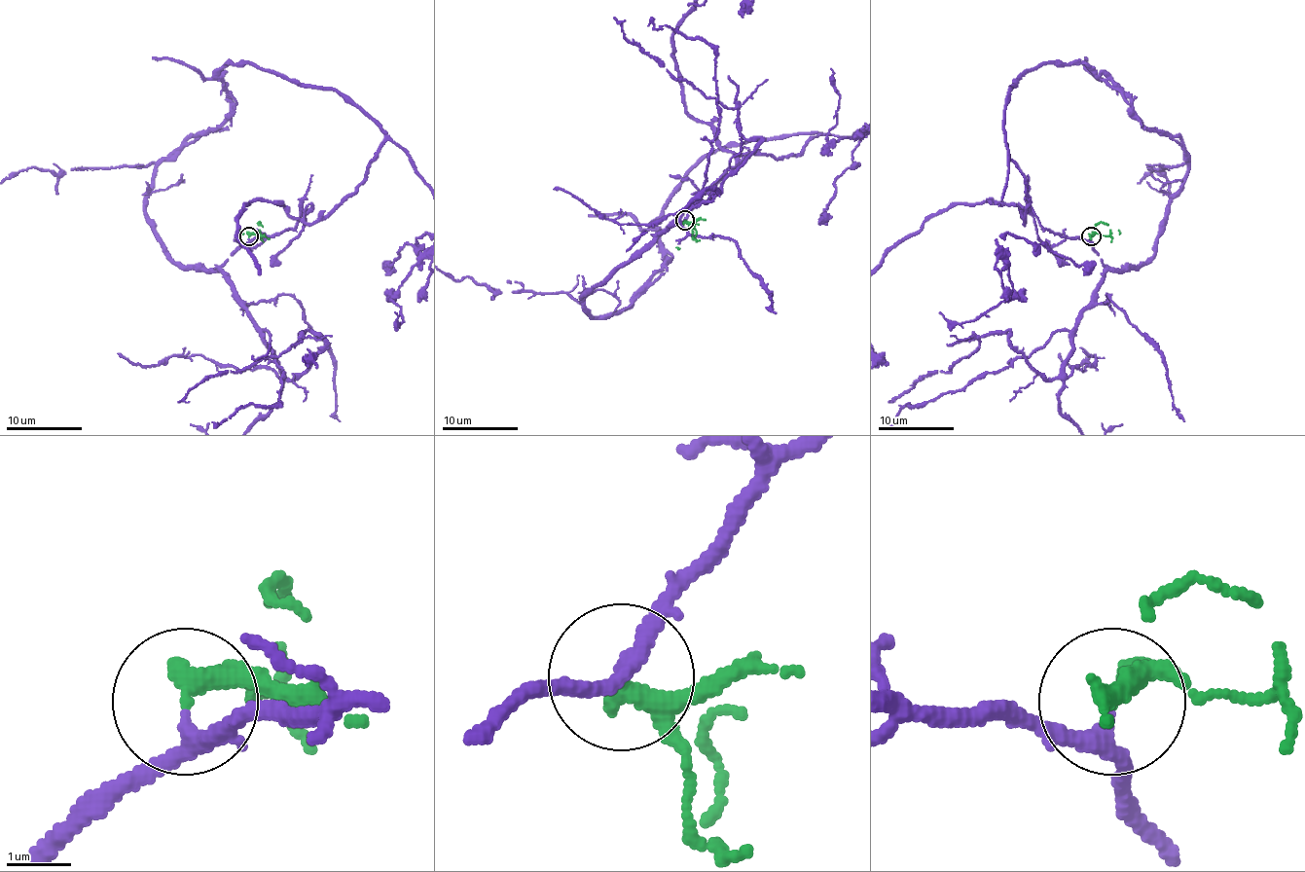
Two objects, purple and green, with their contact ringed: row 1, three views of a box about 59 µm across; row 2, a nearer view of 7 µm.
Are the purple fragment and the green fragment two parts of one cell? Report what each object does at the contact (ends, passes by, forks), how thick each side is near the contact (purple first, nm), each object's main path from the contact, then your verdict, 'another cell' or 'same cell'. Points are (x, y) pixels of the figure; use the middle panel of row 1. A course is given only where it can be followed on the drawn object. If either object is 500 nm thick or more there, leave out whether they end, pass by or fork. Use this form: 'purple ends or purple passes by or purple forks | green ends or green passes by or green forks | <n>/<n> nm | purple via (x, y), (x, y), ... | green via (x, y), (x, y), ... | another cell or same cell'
purple passes by | green passes by | 240/280 nm | purple via (685, 220), (740, 155), (820, 133), (706, 157), (666, 264), (593, 316), (760, 141), (613, 17) | green via (685, 220), (694, 239), (694, 226), (698, 224) | same cell

